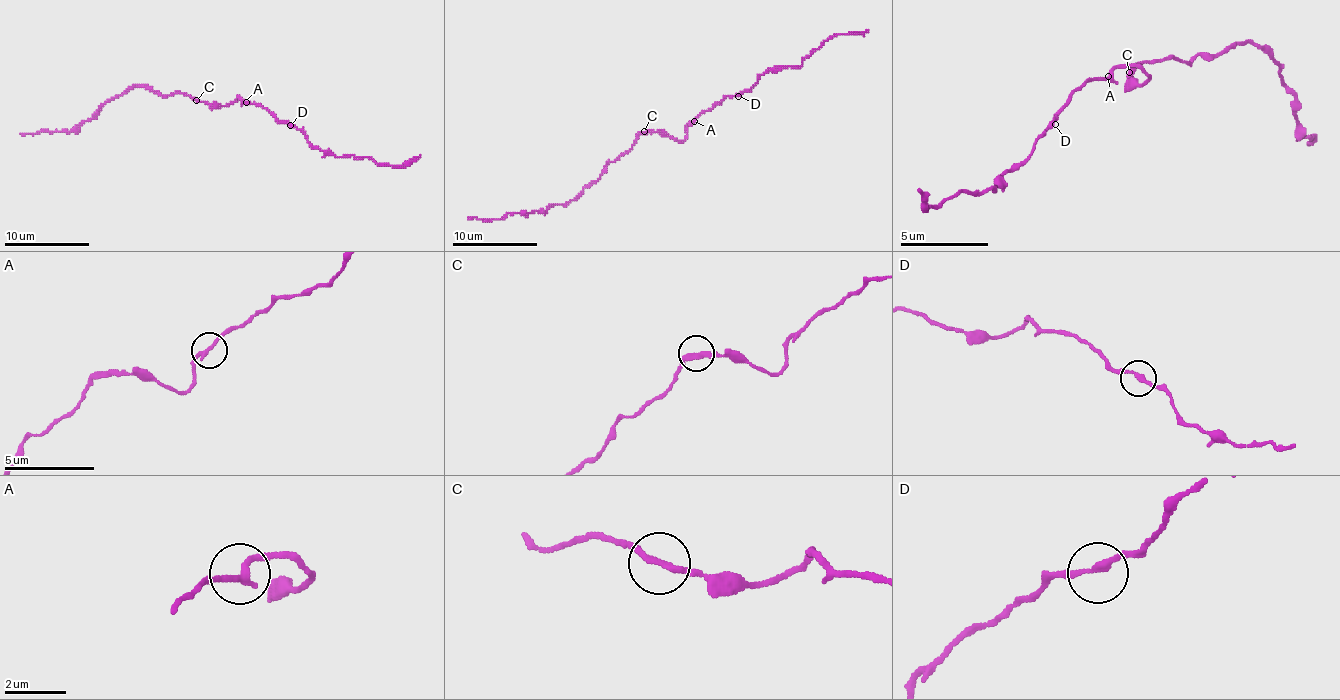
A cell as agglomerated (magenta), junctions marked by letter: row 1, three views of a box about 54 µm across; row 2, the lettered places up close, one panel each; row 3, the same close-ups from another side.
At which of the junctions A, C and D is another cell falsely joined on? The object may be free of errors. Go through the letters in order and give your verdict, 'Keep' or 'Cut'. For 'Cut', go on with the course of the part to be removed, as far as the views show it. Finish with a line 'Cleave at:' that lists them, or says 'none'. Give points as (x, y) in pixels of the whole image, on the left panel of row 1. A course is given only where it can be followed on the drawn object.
A: Keep
C: Cut. Course of the part to remove: (197, 99), (188, 95), (163, 95), (148, 87), (131, 87), (111, 97), (69, 131), (20, 133)
D: Keep
Cleave at: C

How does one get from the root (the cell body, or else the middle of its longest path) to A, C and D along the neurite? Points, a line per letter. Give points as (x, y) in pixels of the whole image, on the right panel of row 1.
A: (1143, 80), (1147, 76), (1139, 67), (1117, 67), (1108, 76)
C: (1143, 80), (1134, 85), (1130, 80), (1130, 71)
D: (1143, 80), (1147, 76), (1139, 67), (1117, 67), (1108, 76), (1099, 76), (1077, 89), (1055, 116), (1055, 124)

